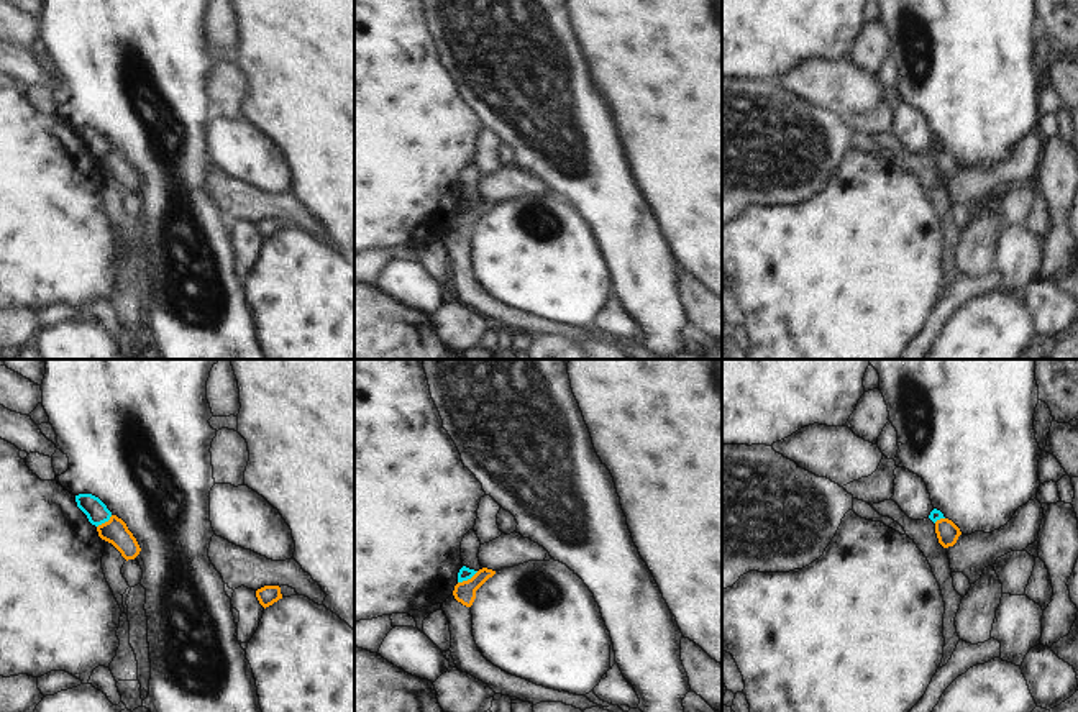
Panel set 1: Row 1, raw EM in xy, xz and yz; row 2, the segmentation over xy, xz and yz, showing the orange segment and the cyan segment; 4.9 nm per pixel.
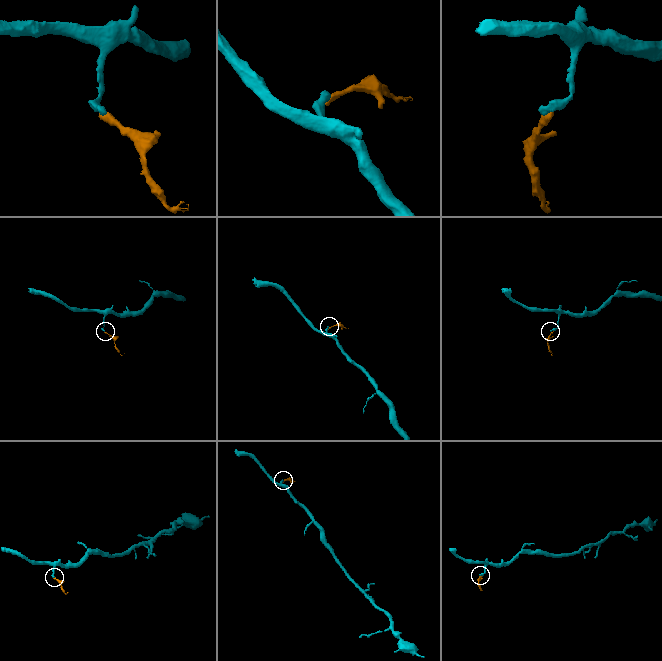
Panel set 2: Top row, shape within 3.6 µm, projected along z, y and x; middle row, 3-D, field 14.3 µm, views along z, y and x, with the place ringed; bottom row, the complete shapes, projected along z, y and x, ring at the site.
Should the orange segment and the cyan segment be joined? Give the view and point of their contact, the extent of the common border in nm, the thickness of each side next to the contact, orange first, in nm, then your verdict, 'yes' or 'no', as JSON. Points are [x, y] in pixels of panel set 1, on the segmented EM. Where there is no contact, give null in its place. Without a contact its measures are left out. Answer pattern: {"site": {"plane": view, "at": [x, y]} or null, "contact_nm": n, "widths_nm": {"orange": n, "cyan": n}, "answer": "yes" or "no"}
{"site": {"plane": "xz", "at": [468, 579]}, "contact_nm": 120, "widths_nm": {"orange": 110, "cyan": 70}, "answer": "no"}

